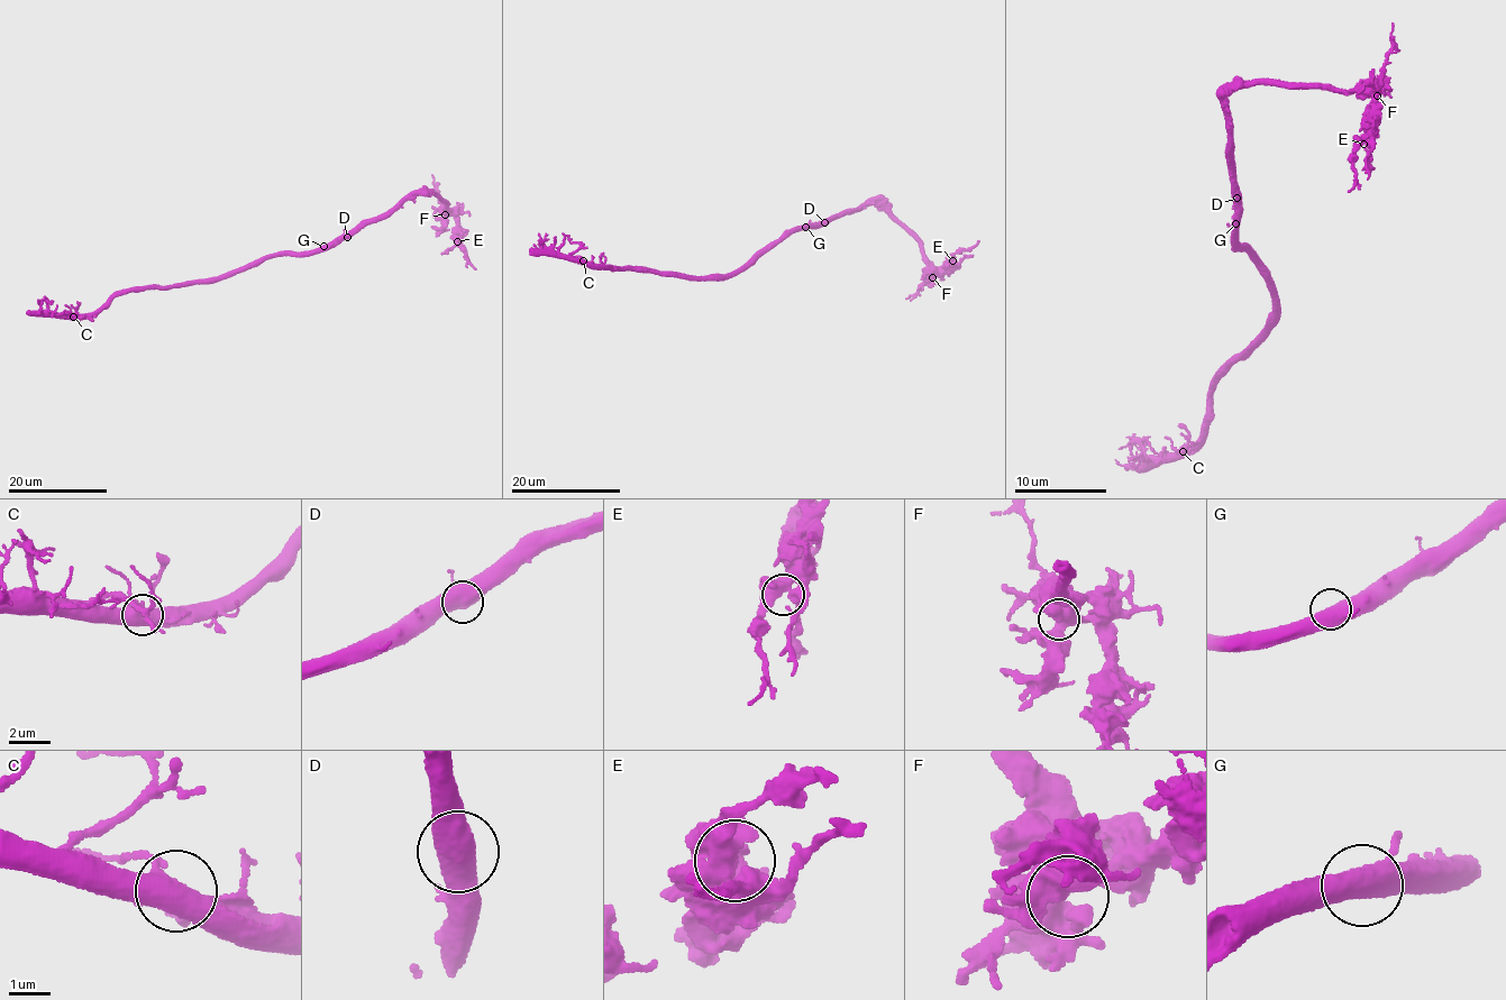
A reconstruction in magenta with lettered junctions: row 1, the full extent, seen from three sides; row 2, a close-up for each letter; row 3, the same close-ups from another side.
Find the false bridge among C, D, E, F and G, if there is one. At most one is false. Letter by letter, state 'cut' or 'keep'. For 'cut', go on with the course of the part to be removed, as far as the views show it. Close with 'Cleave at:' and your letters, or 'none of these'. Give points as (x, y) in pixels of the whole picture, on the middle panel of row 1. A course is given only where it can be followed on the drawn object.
C: keep
D: keep
E: keep
F: keep
G: keep
Cleave at: none of these

